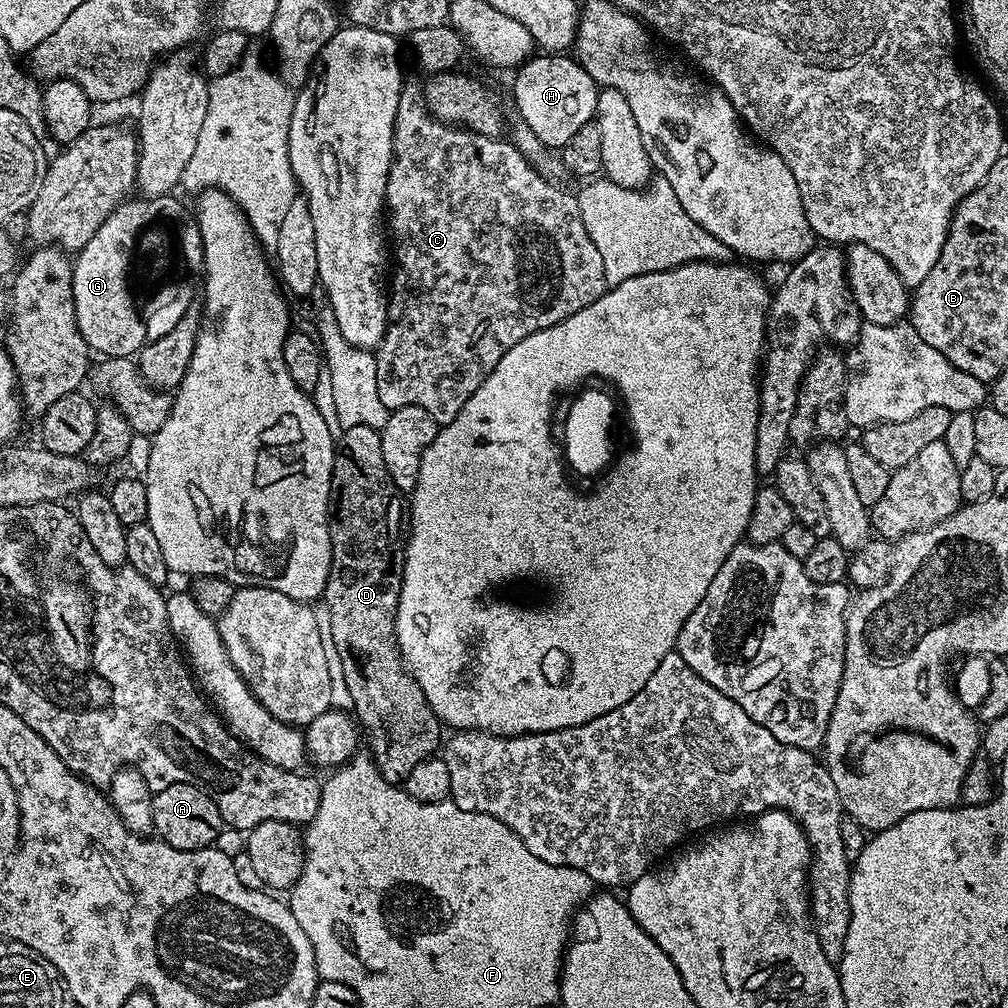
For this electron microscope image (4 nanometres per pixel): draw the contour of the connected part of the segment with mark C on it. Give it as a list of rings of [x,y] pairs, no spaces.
[[[412,78],[405,79],[404,86],[400,90],[400,97],[398,98],[398,114],[394,118],[392,165],[390,166],[390,174],[386,182],[386,194],[384,195],[386,201],[386,228],[390,233],[390,248],[394,253],[394,268],[396,264],[396,273],[393,276],[391,273],[390,295],[386,300],[388,305],[388,328],[384,331],[384,337],[380,339],[380,347],[375,349],[374,352],[377,364],[378,395],[382,400],[383,406],[389,410],[401,408],[402,406],[422,406],[422,410],[426,410],[426,414],[430,414],[430,418],[434,418],[437,425],[443,426],[448,424],[462,410],[462,406],[466,406],[466,398],[470,398],[470,394],[474,394],[474,390],[478,390],[478,386],[482,386],[484,379],[492,373],[494,366],[498,366],[502,354],[506,354],[506,350],[510,350],[510,346],[522,342],[522,338],[526,338],[538,330],[546,330],[550,326],[554,326],[558,322],[562,322],[566,318],[578,314],[578,310],[582,310],[586,306],[593,304],[606,291],[609,285],[606,282],[606,270],[602,270],[602,254],[598,254],[598,246],[594,246],[594,242],[590,242],[590,234],[586,234],[586,222],[582,222],[582,210],[578,210],[576,196],[560,187],[564,186],[547,180],[545,176],[538,174],[538,170],[534,170],[534,166],[530,166],[528,159],[507,139],[495,136],[483,136],[477,132],[469,132],[466,128],[457,128],[451,124],[444,124],[442,121],[437,120],[424,106],[424,84],[421,81],[412,80]]]

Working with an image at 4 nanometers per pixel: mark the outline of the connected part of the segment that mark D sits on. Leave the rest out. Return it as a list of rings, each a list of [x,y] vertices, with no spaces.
[[[351,426],[350,429],[344,429],[335,450],[332,499],[328,505],[332,561],[322,597],[322,604],[328,607],[326,632],[334,649],[339,679],[340,676],[344,679],[344,688],[348,691],[349,698],[356,703],[354,716],[366,737],[367,751],[382,778],[389,784],[399,785],[408,777],[410,770],[418,766],[418,762],[437,755],[442,748],[442,722],[427,704],[426,694],[422,694],[422,688],[418,686],[416,679],[409,674],[396,641],[396,615],[404,577],[405,541],[402,537],[406,532],[406,500],[396,489],[386,470],[377,429],[370,426]]]

